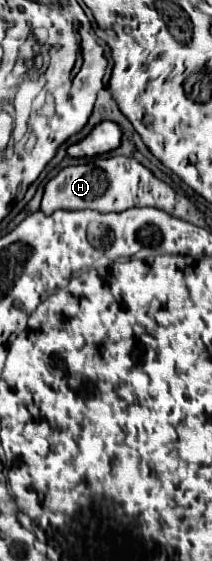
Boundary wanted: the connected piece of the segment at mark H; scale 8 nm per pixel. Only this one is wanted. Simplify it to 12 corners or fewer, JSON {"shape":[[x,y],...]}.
{"shape":[[133,157],[61,169],[43,213],[155,207],[187,219],[191,201]]}

